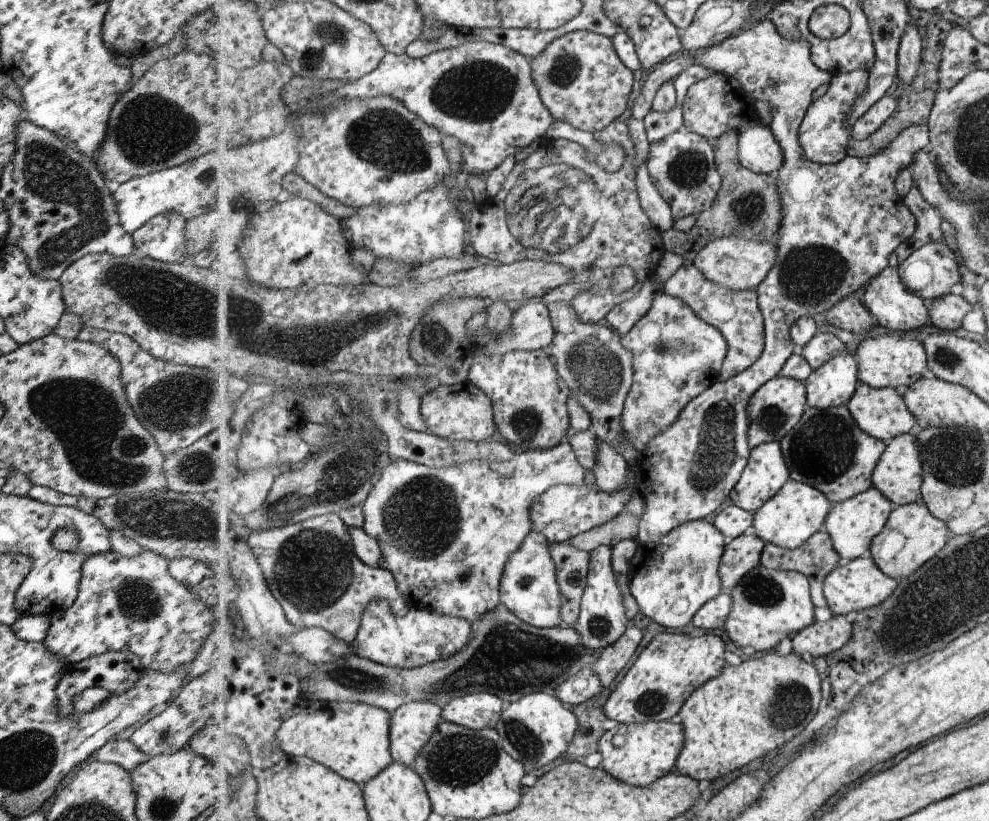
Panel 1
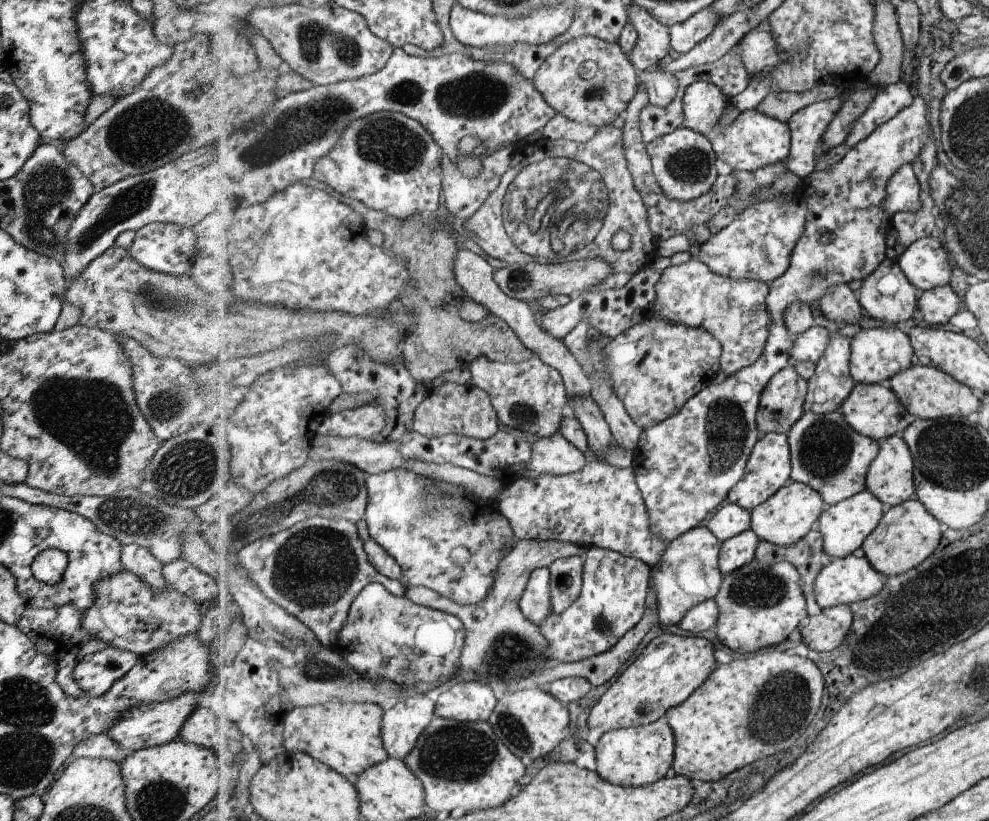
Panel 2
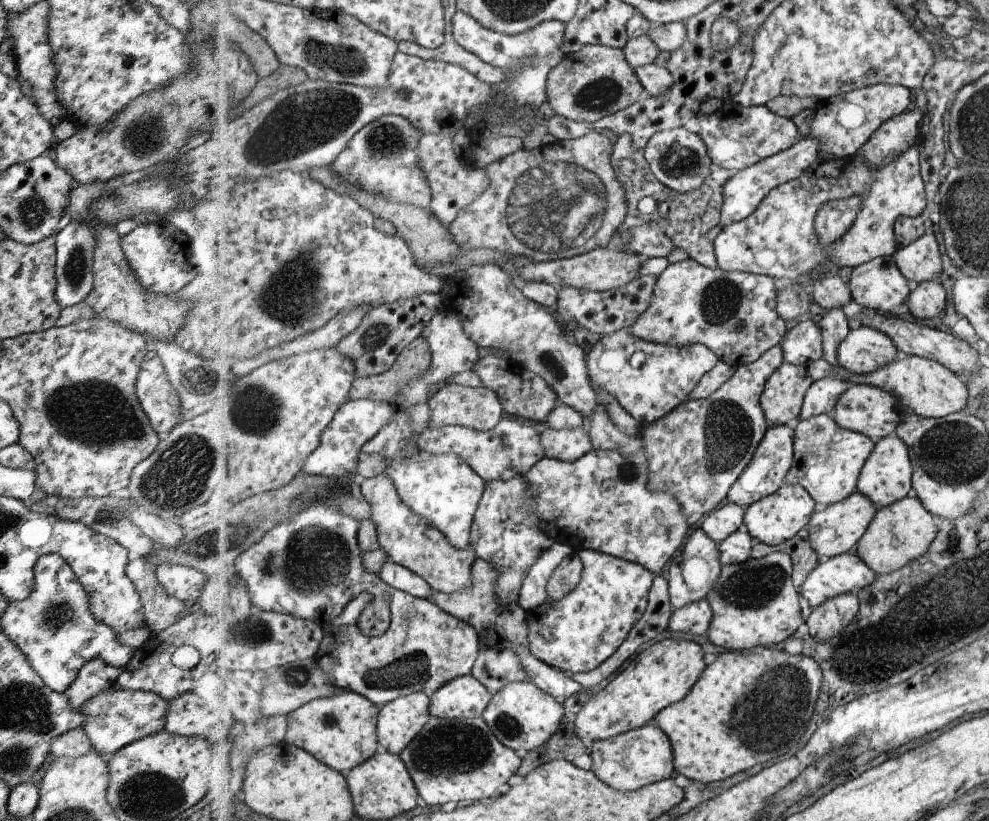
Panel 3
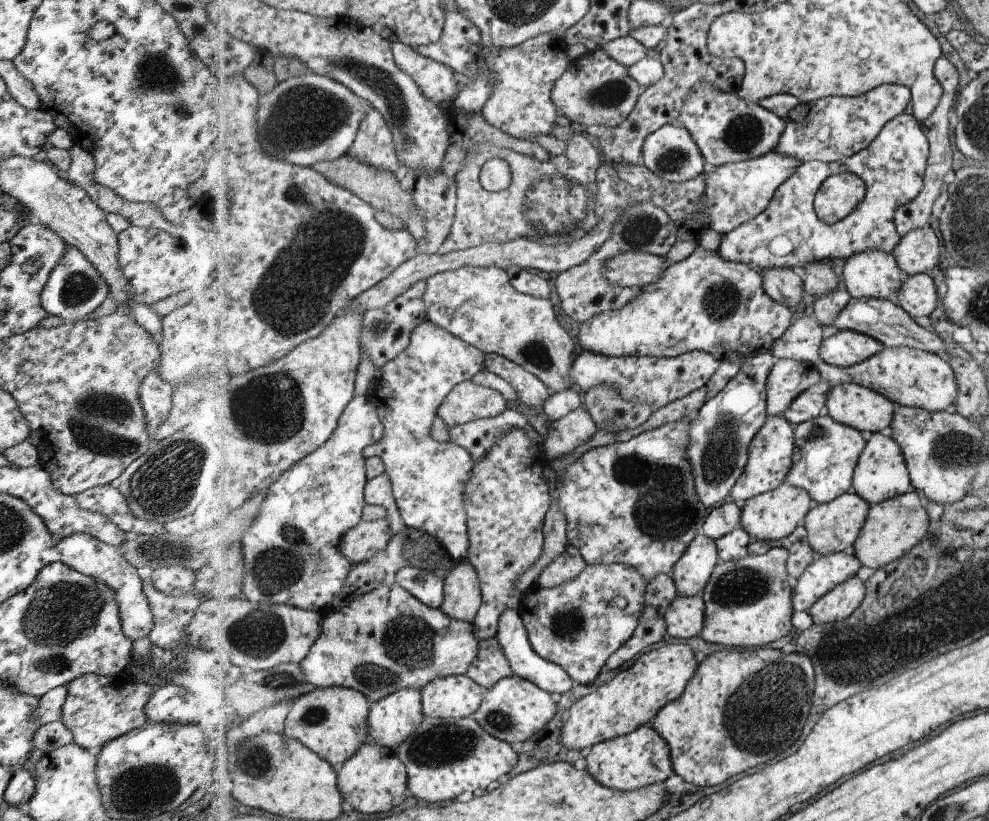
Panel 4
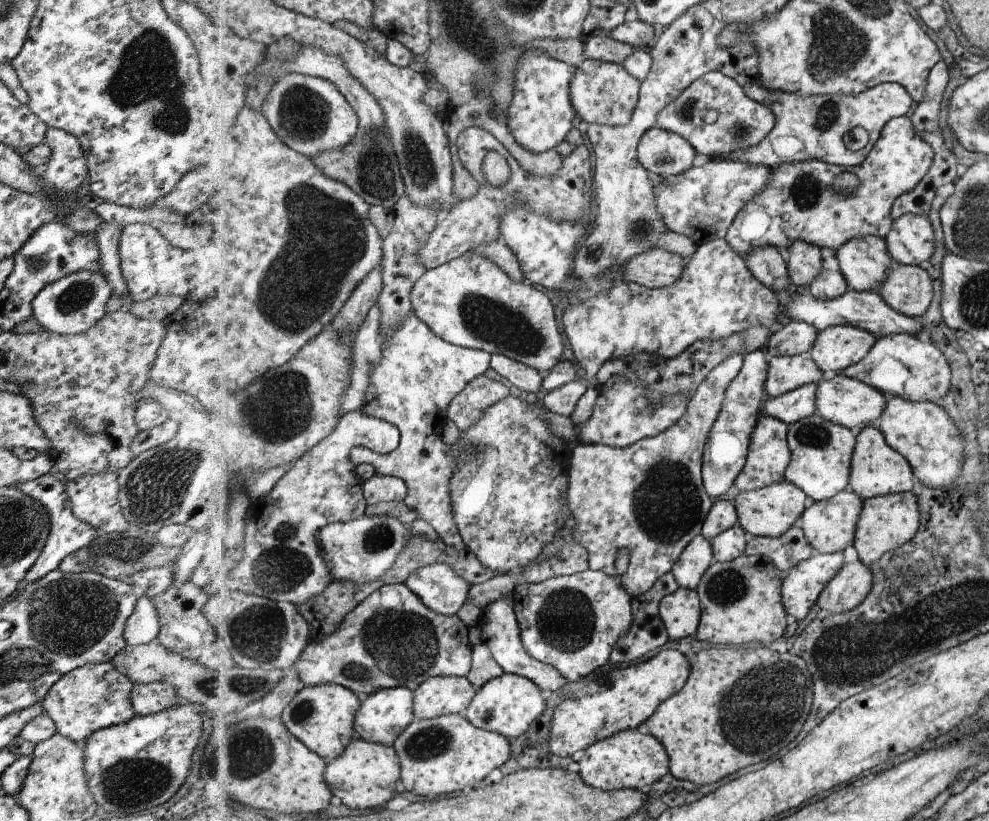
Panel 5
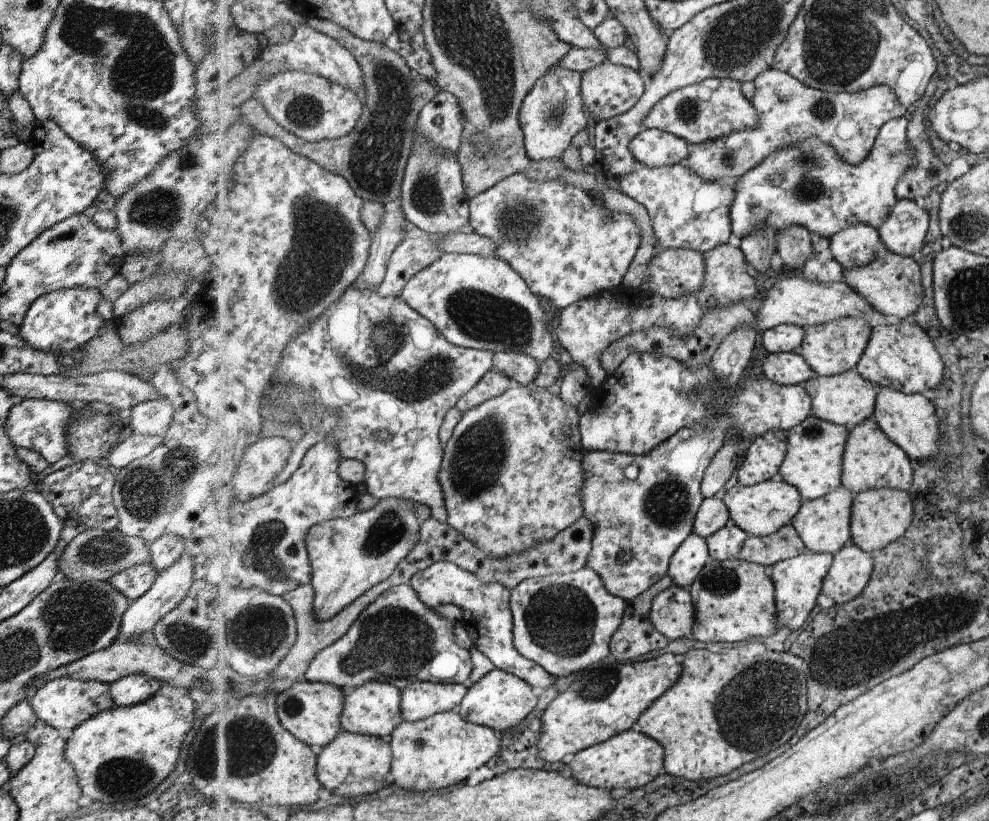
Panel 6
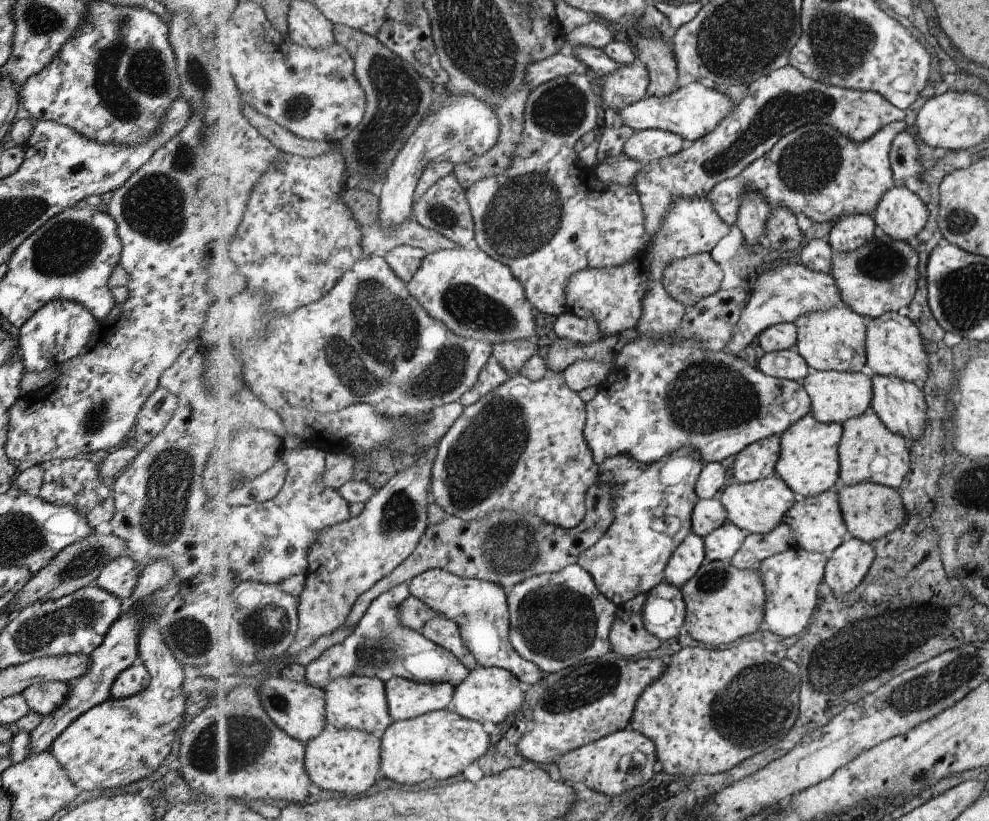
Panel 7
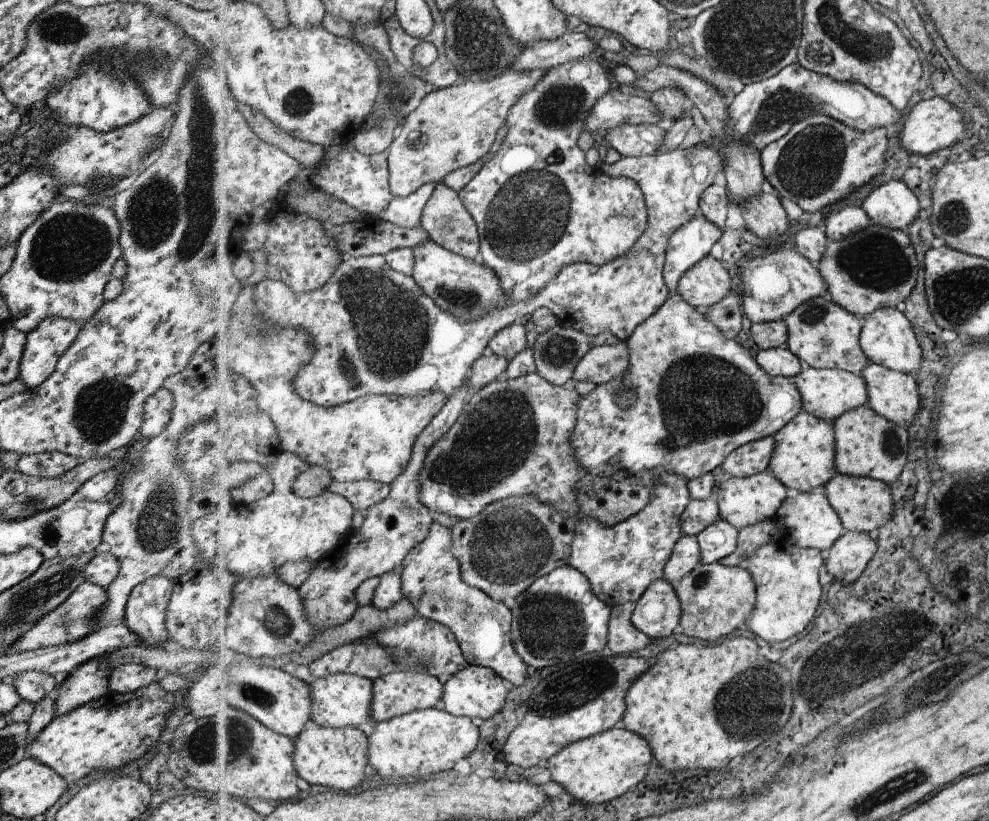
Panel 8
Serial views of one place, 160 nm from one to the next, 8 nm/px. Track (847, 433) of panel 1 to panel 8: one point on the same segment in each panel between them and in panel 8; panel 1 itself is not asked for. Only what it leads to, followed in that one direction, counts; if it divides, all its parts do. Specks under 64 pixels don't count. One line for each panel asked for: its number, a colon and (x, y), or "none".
2: (828, 454)
3: (828, 459)
4: (827, 452)
5: (822, 451)
6: (815, 462)
7: (809, 463)
8: (805, 457)

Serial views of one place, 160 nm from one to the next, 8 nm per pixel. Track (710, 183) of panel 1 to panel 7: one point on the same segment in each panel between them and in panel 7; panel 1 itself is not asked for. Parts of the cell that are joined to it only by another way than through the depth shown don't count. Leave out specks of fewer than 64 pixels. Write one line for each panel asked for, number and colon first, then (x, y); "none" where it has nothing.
2: (683, 162)
3: (679, 158)
4: (670, 152)
5: (664, 153)
6: (653, 148)
7: (651, 145)

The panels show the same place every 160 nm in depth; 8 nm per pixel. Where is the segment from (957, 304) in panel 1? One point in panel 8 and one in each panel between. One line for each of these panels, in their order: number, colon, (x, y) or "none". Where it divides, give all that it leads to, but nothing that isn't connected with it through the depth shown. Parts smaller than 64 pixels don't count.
2: (937, 306)
3: (929, 299)
4: (918, 296)
5: (909, 288)
6: (893, 284)
7: (881, 277)
8: (877, 268)

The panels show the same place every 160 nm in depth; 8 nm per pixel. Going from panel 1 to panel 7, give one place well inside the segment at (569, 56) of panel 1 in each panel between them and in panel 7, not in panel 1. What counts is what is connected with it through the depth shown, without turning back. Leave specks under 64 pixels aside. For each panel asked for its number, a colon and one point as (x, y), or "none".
2: (592, 81)
3: (597, 81)
4: (595, 90)
5: (604, 93)
6: (609, 90)
7: (628, 84)

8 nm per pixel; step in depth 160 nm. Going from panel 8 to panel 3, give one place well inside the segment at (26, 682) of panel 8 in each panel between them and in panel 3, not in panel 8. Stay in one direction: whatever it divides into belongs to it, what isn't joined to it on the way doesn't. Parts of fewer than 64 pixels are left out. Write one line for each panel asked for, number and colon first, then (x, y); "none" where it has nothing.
3: (115, 717)
4: (97, 709)
5: (93, 696)
6: (63, 702)
7: (43, 699)

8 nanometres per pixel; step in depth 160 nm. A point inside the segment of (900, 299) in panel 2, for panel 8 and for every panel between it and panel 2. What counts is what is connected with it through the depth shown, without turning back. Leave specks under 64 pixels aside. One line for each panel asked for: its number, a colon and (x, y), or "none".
3: (879, 284)
4: (873, 274)
5: (866, 263)
6: (857, 246)
7: (849, 234)
8: (850, 220)

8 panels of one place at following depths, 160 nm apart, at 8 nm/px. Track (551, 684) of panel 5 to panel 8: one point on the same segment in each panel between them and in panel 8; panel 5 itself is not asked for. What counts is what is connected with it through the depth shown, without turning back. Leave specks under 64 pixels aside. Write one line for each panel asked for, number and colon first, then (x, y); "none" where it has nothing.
6: (488, 616)
7: (480, 608)
8: (432, 579)

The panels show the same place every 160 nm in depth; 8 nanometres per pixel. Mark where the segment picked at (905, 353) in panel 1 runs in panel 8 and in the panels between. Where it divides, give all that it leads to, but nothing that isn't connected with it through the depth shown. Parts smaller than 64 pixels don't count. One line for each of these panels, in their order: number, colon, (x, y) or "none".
2: (878, 354)
3: (866, 349)
4: (845, 348)
5: (837, 348)
6: (835, 347)
7: (833, 340)
8: (824, 335)

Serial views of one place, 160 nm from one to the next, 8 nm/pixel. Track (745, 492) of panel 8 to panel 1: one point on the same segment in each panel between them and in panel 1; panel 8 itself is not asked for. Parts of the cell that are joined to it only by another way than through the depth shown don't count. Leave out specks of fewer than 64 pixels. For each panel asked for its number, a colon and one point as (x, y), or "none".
1: (798, 511)
2: (785, 519)
3: (775, 519)
4: (772, 516)
5: (771, 511)
6: (763, 509)
7: (759, 507)

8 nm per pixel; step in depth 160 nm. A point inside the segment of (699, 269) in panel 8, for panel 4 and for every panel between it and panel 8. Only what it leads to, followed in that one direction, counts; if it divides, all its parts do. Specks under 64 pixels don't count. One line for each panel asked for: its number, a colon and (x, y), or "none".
4: (634, 268)
5: (657, 268)
6: (672, 273)
7: (688, 280)

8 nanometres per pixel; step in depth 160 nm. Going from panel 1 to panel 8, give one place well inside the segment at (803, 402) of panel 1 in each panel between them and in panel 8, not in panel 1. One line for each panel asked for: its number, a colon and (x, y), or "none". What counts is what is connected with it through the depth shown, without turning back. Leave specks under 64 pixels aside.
2: (782, 405)
3: (783, 399)
4: (790, 378)
5: (785, 374)
6: (784, 368)
7: (787, 364)
8: (781, 362)

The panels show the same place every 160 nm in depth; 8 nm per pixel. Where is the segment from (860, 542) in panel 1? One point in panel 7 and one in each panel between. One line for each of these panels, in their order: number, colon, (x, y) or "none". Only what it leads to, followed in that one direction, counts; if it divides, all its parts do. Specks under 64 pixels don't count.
2: (845, 526)
3: (837, 529)
4: (834, 527)
5: (831, 525)
6: (825, 523)
7: (818, 522)

